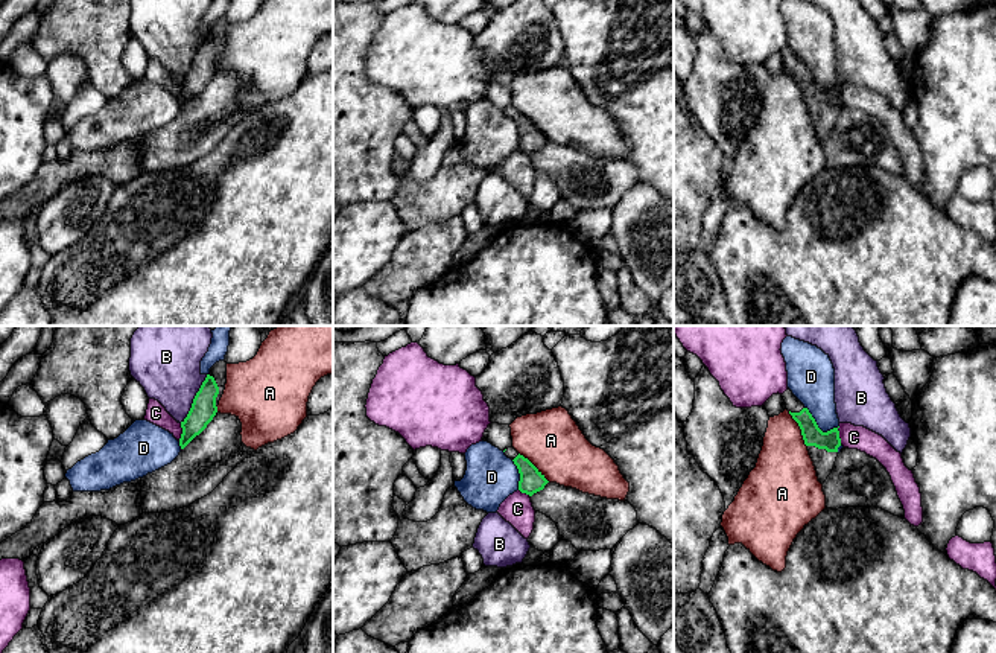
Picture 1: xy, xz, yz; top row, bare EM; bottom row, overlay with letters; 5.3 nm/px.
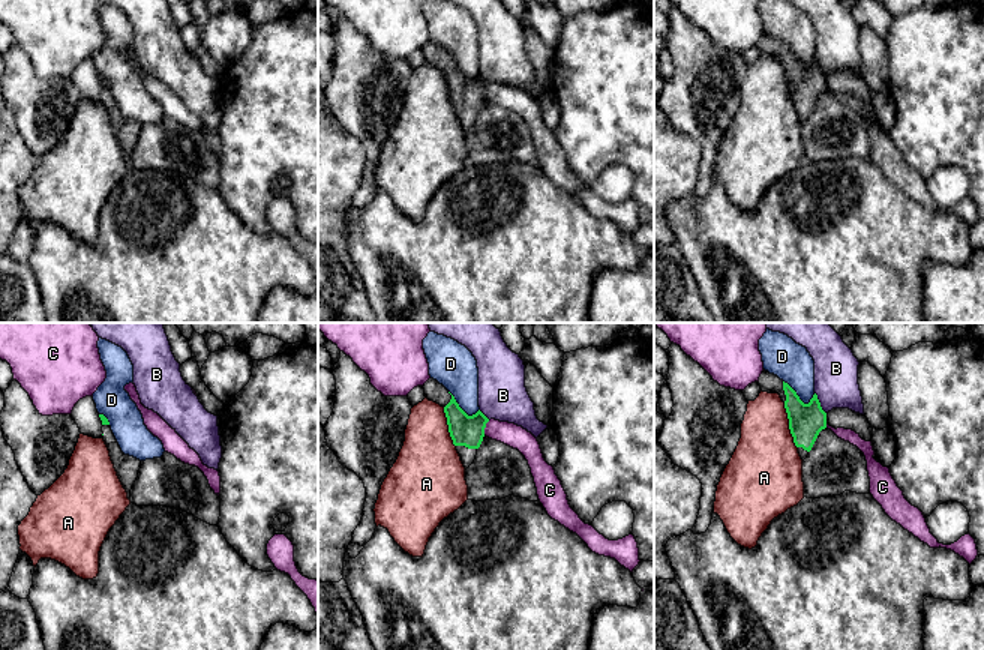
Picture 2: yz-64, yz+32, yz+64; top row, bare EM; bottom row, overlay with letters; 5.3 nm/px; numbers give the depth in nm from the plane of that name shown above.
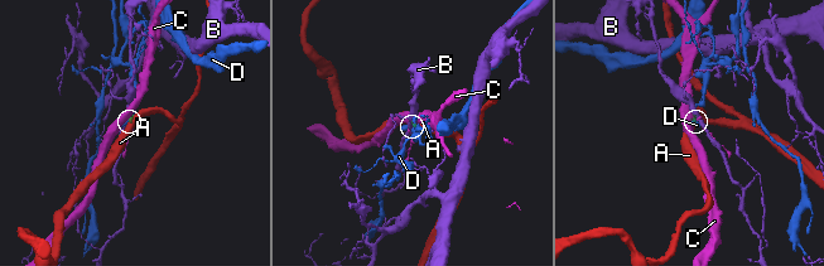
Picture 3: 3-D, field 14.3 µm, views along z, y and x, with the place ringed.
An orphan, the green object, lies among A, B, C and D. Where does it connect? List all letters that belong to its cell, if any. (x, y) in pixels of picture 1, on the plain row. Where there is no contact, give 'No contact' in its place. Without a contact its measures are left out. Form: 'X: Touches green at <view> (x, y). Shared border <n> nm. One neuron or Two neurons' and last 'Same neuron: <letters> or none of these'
A: Touches green at xz (534, 125). Shared border 220 nm. Two neurons
B: Touches green at xy (193, 58). Shared border 300 nm. Two neurons
C: Touches green at xy (183, 92). Shared border 100 nm. Two neurons
D: Touches green at yz (817, 86). Shared border 220 nm. Two neurons
Same neuron: none of these

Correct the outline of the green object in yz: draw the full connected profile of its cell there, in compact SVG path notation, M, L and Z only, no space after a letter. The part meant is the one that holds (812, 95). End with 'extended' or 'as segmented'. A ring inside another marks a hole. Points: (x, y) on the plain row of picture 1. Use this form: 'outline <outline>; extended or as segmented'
outline M788 47L782 53L786 68L798 82L804 104L814 120L818 140L823 143L835 126L838 107L841 105L839 90L833 87L823 91L809 68Z; extended

